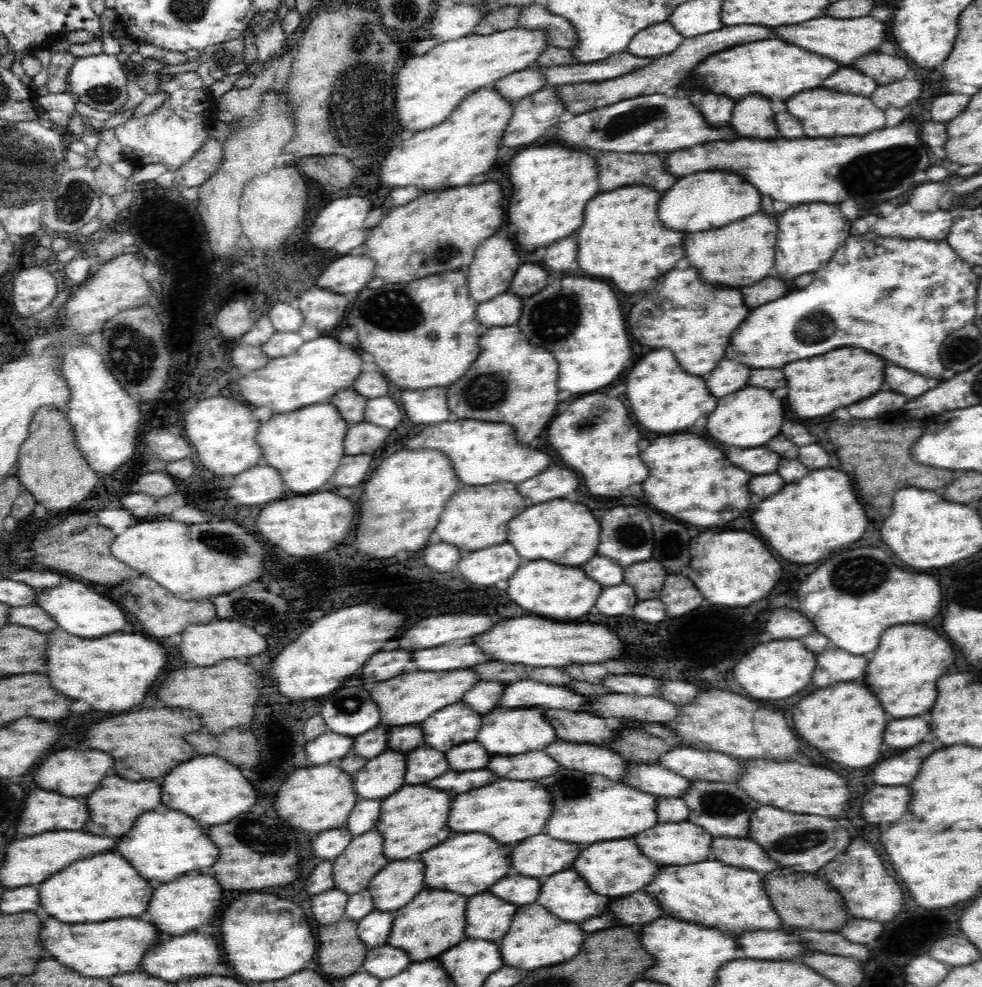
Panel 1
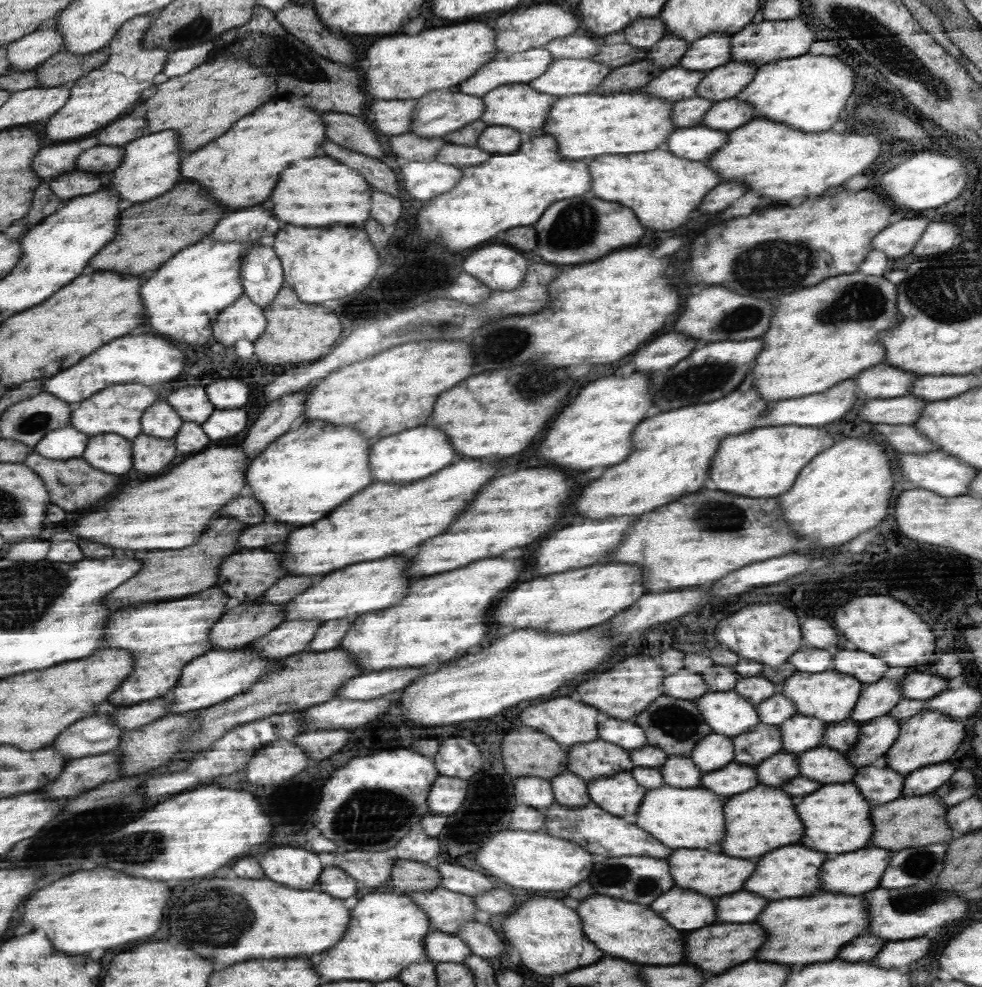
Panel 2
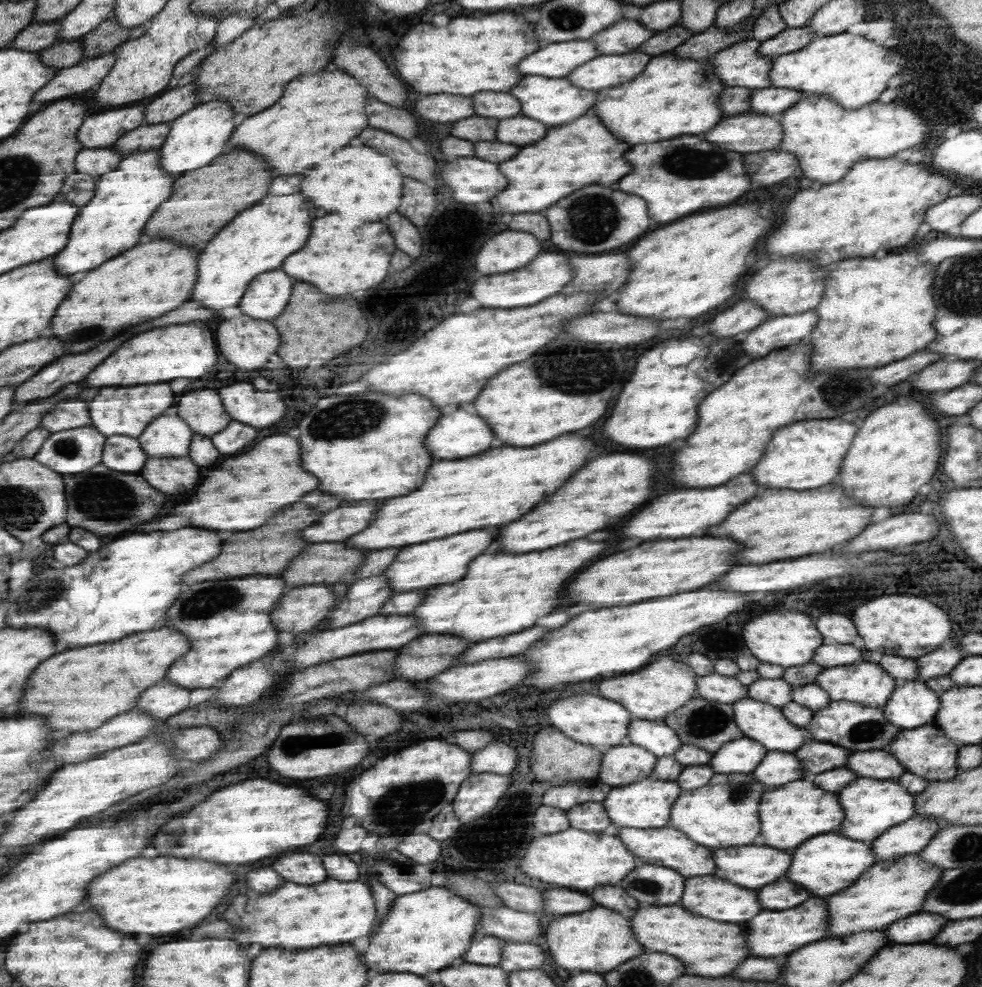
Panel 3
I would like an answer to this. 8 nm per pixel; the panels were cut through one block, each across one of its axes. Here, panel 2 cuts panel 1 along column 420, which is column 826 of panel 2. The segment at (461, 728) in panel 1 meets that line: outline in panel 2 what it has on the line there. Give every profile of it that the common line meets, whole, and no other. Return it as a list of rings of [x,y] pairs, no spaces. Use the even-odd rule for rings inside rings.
[[[792,716],[779,725],[782,728],[783,750],[800,754],[804,750],[823,746],[827,726],[829,724],[826,721],[811,716]]]

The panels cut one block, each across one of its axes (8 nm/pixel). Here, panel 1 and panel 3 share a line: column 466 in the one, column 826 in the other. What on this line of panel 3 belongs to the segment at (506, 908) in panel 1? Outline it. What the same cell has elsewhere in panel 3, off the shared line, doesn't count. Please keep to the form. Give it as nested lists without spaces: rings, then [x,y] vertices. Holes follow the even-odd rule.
[[[812,896],[808,898],[802,906],[798,908],[790,908],[790,910],[766,910],[762,912],[762,916],[754,916],[754,920],[750,920],[750,924],[746,924],[746,928],[750,928],[750,944],[754,944],[754,956],[782,956],[782,954],[790,954],[796,948],[802,948],[804,944],[822,940],[824,936],[828,936],[828,908],[824,898]]]

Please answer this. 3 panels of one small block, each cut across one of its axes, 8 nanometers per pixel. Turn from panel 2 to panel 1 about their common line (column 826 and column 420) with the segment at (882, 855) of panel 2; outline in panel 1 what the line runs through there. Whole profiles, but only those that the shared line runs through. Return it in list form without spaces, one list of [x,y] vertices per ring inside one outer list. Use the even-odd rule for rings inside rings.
[[[422,860],[390,861],[366,887],[374,899],[374,910],[396,911],[408,904],[422,888]]]

